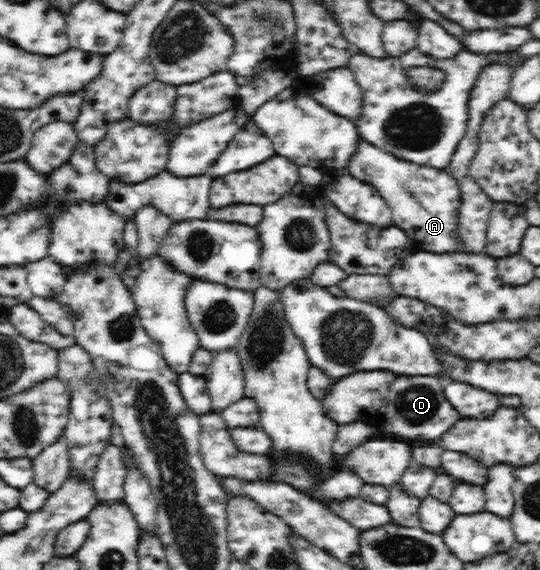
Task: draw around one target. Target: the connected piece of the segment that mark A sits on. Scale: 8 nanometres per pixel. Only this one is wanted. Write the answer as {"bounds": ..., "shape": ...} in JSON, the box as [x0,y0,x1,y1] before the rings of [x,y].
{"bounds":[345,140,459,253],"shape":[[[362,140],[357,155],[345,166],[349,175],[369,183],[391,207],[395,226],[407,233],[409,244],[415,251],[432,253],[454,253],[459,250],[457,241],[457,208],[459,208],[459,187],[444,169],[421,166],[388,154]]]}

